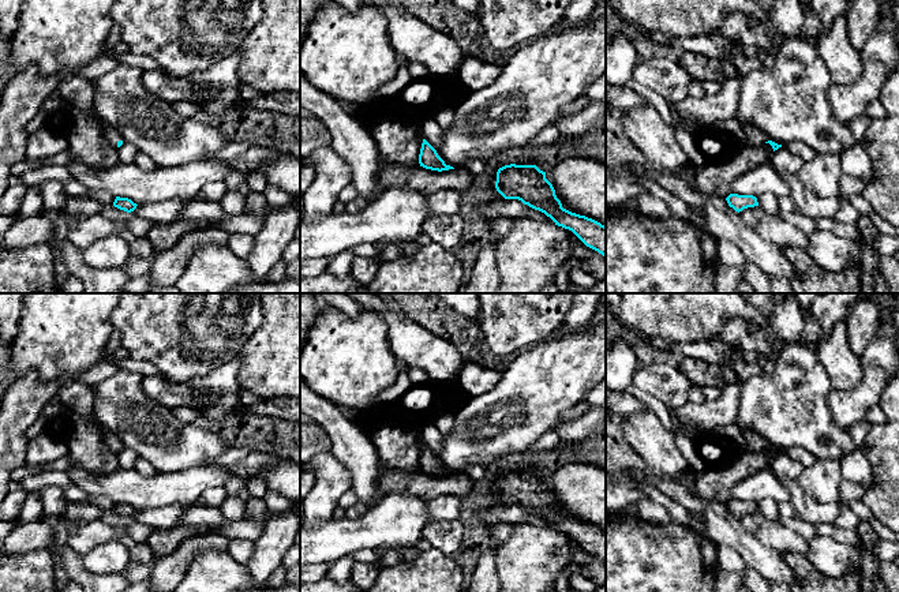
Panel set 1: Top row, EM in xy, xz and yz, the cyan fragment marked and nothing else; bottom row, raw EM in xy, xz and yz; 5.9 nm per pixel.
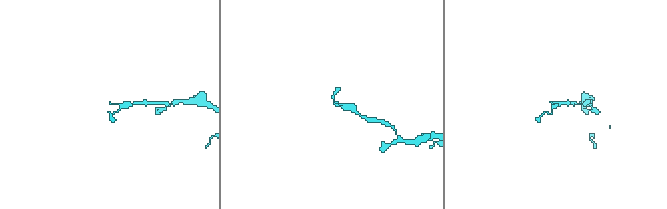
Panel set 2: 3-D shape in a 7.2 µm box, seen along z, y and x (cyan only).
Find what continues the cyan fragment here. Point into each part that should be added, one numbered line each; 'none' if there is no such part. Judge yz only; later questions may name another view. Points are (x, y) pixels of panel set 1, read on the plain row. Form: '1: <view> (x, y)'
1: yz (755, 442)

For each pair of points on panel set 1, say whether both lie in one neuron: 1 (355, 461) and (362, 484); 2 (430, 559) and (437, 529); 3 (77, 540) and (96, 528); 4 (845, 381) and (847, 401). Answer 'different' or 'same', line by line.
1: same
2: different
3: same
4: different

